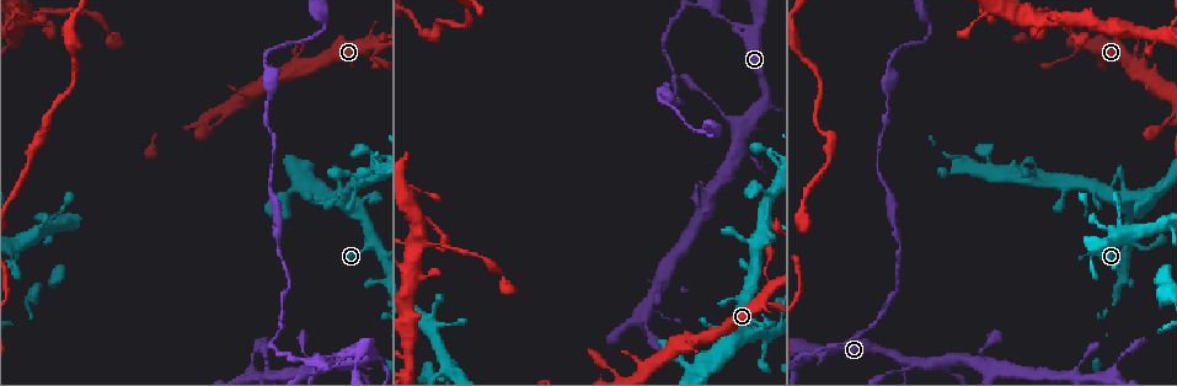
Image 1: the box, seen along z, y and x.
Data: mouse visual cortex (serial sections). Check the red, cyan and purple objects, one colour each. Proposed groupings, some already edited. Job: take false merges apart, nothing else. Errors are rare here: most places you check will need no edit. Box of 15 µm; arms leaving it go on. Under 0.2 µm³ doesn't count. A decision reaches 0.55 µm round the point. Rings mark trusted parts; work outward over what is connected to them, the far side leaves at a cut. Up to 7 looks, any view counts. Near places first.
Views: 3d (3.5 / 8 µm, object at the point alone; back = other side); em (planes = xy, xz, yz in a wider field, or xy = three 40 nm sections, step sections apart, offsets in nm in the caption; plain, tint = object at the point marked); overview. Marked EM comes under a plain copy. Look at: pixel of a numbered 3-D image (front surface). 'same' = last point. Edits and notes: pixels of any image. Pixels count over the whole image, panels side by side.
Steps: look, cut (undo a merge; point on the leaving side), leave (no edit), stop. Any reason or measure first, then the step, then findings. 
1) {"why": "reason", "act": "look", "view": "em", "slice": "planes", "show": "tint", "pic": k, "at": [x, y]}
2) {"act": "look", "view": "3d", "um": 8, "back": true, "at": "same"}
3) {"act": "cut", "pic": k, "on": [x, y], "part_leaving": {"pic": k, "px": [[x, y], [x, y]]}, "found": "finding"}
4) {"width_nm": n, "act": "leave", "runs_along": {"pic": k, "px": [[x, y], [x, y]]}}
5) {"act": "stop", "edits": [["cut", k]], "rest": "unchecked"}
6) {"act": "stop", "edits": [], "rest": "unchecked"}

{"why": "three arms meet", "act": "look", "view": "3d", "um": 3.5, "back": true, "pic": 1, "at": [369, 54]}

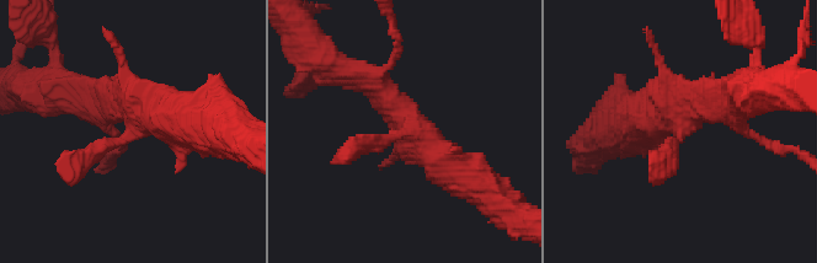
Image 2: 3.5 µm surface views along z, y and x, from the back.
{"why": "shape alone is not enough", "act": "look", "view": "em", "slice": "xy", "step": 5, "show": "tint", "pic": 2, "at": [680, 135]}

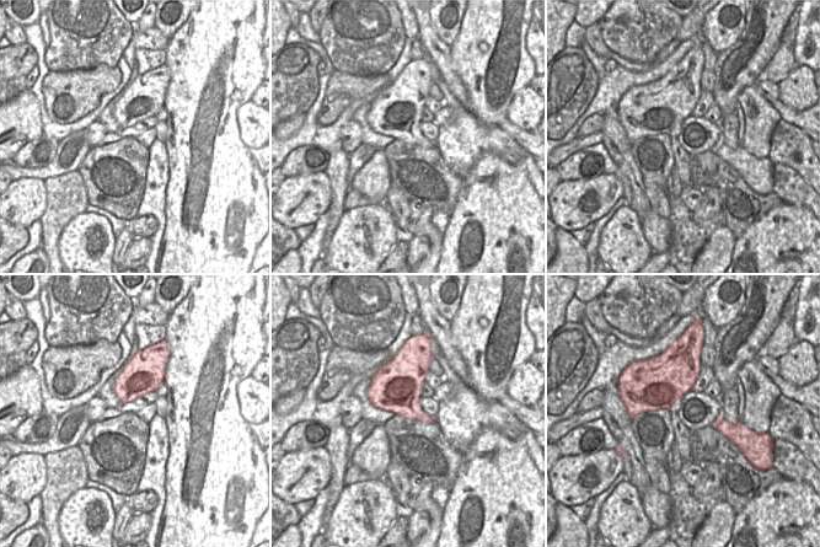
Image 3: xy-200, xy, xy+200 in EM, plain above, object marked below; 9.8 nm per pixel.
{"act": "leave", "runs_along": {"pic": 2, "px": [[193, 125], [140, 114], [68, 178]]}, "found": "one cell here"}

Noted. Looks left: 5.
{"why": "thin arm on a thick one", "act": "look", "view": "3d", "um": 8, "pic": 1, "at": [737, 147]}

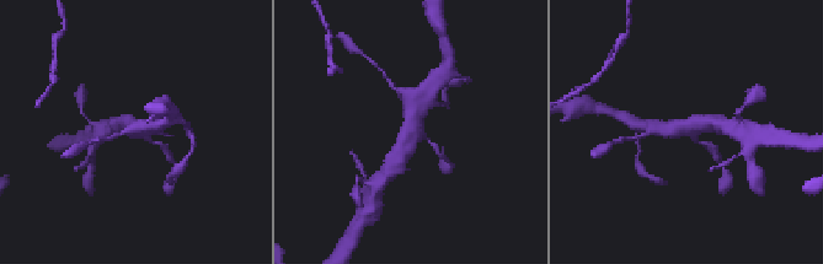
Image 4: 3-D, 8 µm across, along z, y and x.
{"arms": 3, "arm_widths_nm": [150, 450, 500], "act": "look", "view": "em", "slice": "xy", "step": 3, "show": "tint", "pic": 4, "at": [415, 128]}

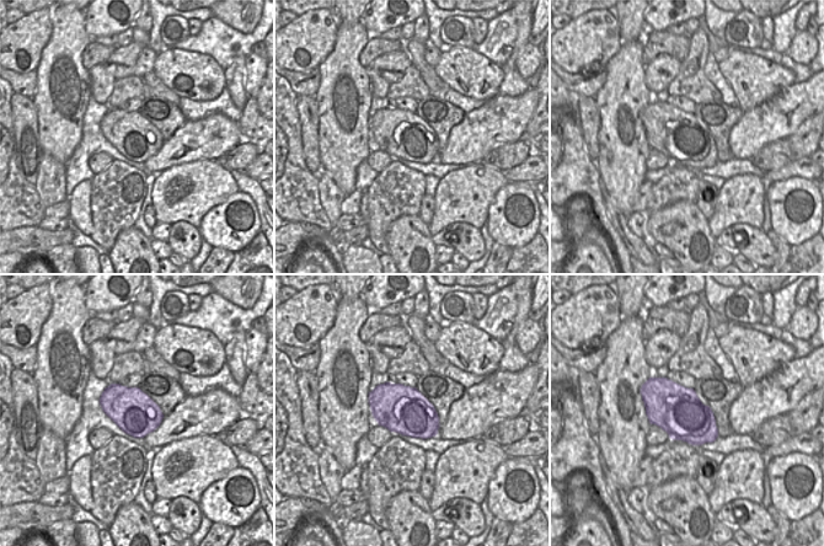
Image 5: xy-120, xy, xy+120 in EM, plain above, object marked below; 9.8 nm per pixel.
{"act": "leave", "runs_along": {"pic": 4, "px": [[420, 93], [400, 160]]}, "found": "all the same cell"}

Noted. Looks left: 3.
{"act": "look", "view": "3d", "um": 3.5, "pic": 1, "at": [727, 21]}

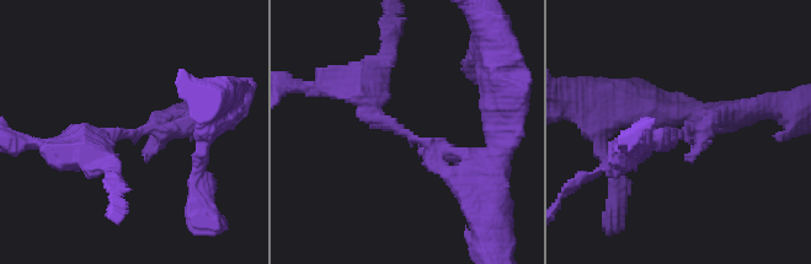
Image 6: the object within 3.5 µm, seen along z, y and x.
{"why": "now the EM", "act": "look", "view": "em", "slice": "xy", "step": 3, "show": "tint", "pic": 6, "at": [684, 133]}

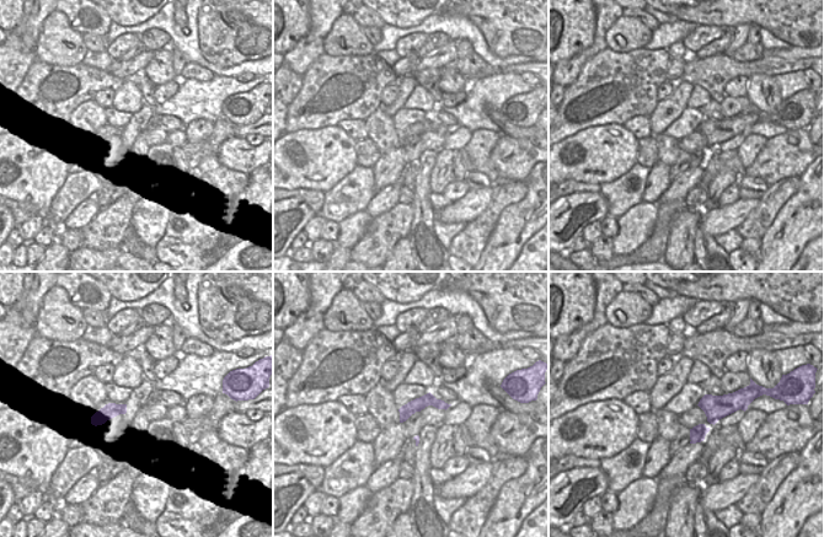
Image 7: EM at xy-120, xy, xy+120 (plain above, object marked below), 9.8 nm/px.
{"act": "cut", "pic": 6, "on": [375, 114], "part_leaving": {"pic": 6, "px": [[409, 135], [356, 85], [318, 85]]}, "found": "two cells meet here"}

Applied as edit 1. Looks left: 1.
{"act": "stop", "edits": [["cut", 6]], "rest": "unchecked"}

